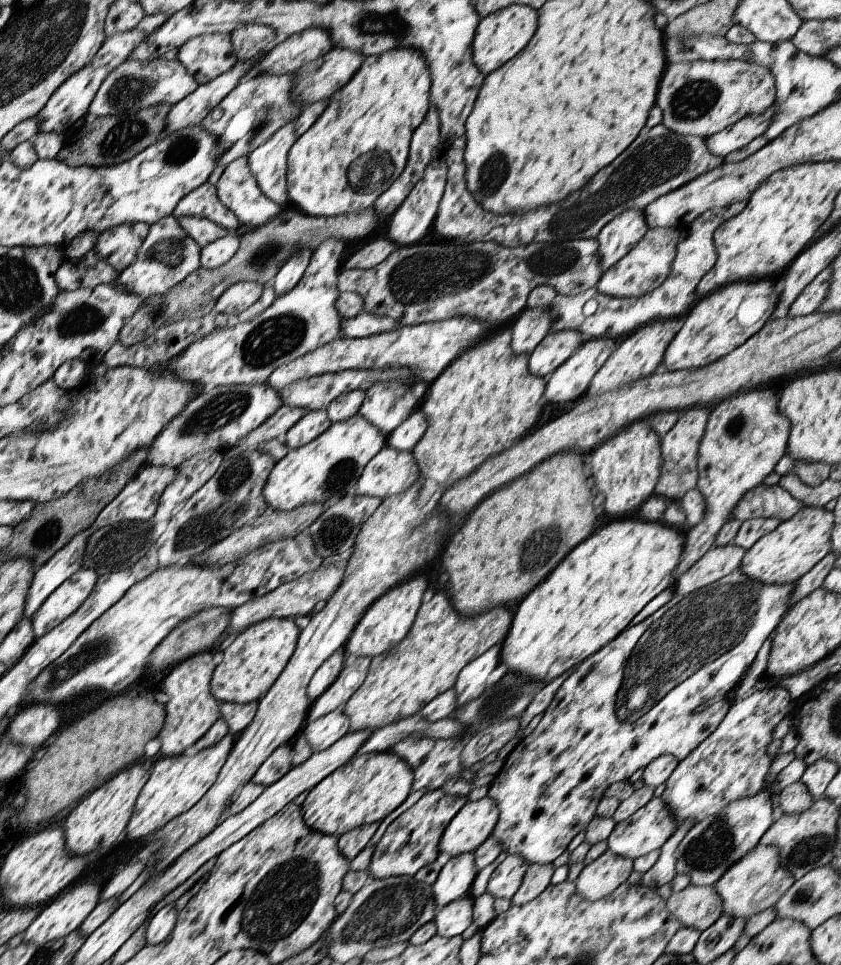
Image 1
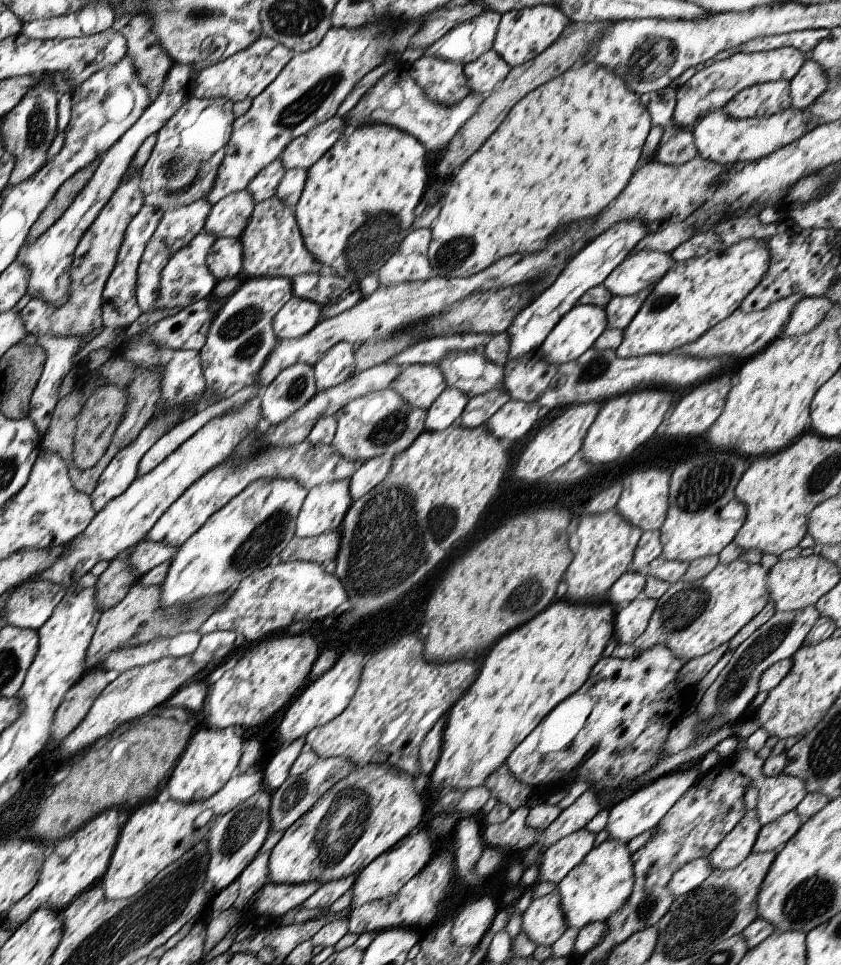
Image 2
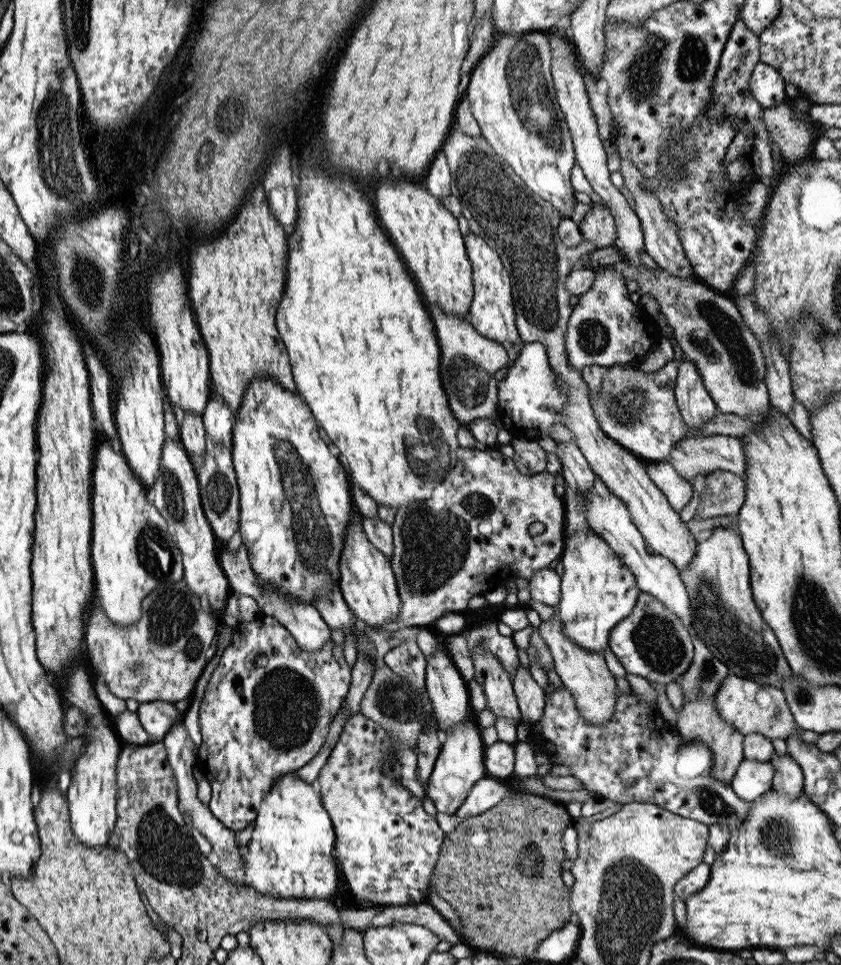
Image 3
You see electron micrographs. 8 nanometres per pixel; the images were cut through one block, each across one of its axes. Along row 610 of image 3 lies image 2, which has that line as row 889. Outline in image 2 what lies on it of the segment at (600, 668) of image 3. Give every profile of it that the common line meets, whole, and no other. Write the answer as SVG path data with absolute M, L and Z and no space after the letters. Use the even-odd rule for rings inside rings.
M557 888L532 900L523 912L521 929L542 946L552 946L566 932L565 914Z

